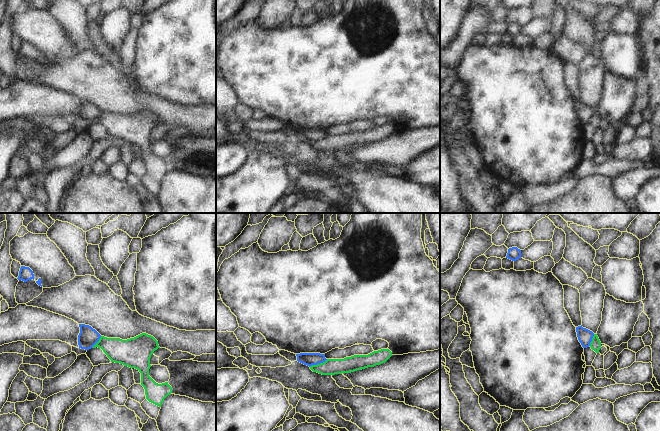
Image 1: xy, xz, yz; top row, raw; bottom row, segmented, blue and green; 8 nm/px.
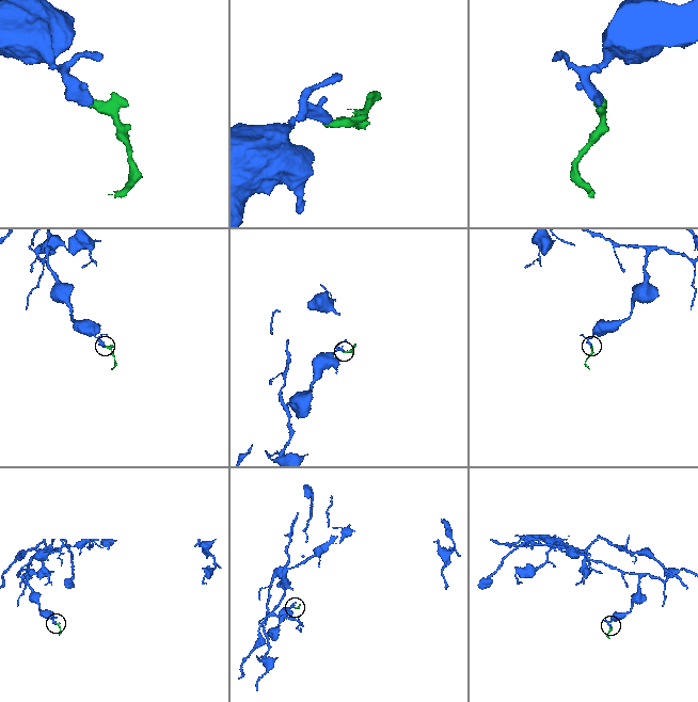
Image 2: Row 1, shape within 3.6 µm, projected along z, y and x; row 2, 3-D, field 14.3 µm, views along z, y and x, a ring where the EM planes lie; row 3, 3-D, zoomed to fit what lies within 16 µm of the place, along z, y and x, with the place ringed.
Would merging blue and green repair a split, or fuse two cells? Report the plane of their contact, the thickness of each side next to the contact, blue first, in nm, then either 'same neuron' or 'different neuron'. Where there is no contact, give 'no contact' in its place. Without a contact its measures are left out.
xz | 110/130 nm | different neuron

